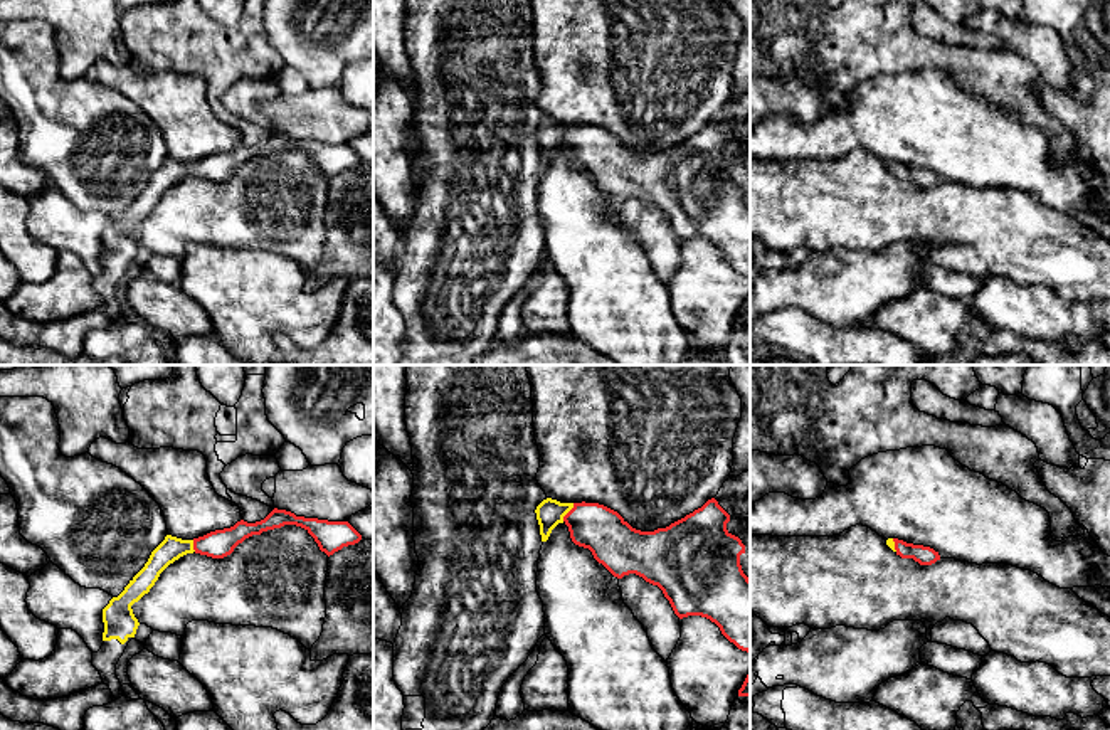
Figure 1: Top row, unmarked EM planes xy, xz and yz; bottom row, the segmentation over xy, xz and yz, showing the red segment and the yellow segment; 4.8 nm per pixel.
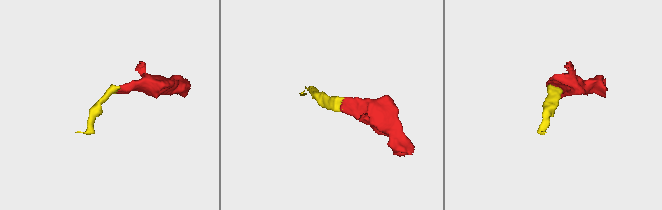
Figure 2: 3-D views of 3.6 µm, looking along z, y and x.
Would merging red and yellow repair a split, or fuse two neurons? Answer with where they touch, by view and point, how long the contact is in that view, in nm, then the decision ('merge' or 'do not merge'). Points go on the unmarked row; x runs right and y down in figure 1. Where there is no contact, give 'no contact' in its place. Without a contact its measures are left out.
meets red in xz at (569, 135); contact 110 nm long; merge

